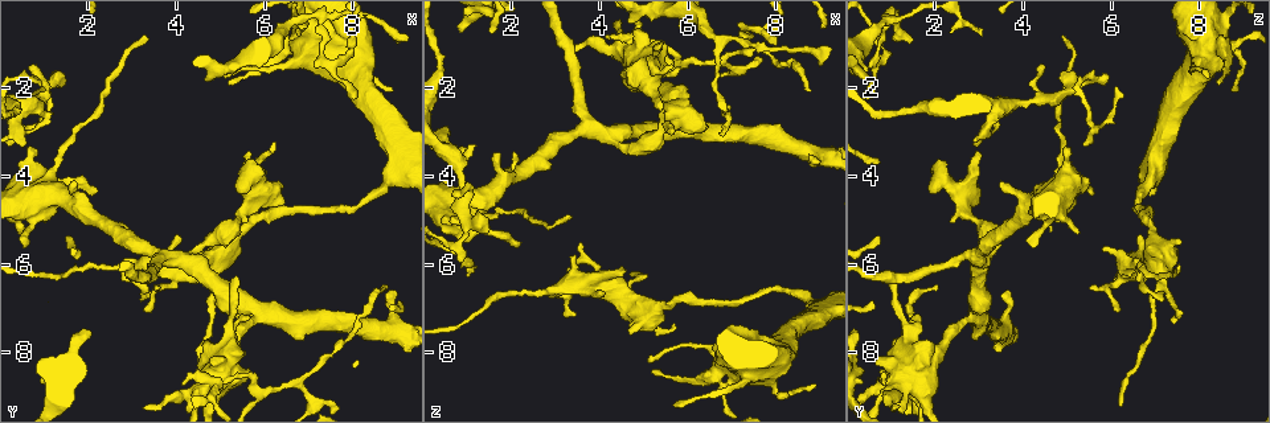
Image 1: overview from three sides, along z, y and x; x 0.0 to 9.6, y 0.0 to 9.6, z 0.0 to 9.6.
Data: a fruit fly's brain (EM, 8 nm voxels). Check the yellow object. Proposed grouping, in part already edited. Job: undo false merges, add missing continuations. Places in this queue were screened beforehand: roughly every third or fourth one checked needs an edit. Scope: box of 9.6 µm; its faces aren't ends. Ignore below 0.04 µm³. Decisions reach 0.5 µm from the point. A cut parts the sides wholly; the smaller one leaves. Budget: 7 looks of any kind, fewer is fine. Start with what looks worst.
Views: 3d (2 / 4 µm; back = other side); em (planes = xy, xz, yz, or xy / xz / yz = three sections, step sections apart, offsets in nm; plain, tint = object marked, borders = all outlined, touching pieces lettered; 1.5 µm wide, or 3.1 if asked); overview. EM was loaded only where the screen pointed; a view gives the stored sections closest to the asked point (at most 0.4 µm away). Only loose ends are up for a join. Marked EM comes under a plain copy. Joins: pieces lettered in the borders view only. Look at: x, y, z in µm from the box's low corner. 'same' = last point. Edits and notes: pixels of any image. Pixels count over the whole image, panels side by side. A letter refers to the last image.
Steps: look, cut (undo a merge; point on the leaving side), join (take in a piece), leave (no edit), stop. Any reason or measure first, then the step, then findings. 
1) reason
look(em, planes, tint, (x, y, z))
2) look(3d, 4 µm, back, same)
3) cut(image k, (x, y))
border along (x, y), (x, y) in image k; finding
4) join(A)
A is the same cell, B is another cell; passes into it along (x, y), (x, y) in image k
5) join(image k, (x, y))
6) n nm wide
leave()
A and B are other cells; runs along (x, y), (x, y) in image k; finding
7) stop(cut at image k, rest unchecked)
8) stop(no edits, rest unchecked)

branch stops here
look(3d, 4 µm, (5.60, 3.50, 2.95))

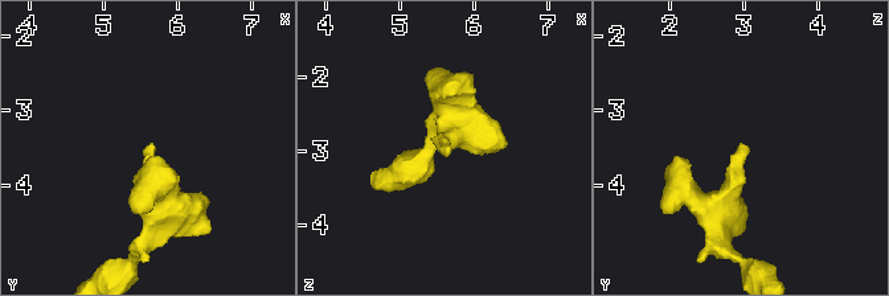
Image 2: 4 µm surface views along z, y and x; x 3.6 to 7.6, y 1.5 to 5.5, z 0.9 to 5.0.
now the EM
look(em, planes, borders, (5.65, 3.45, 3.00))

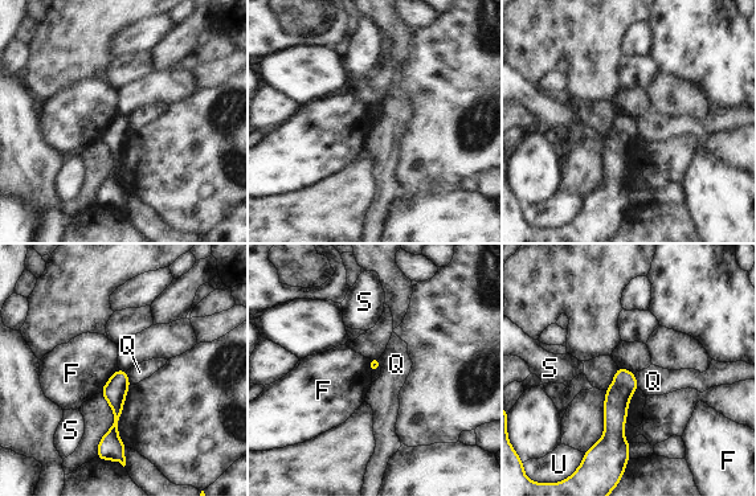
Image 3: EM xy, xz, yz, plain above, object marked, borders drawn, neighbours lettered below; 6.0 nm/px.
leave()
F, Q, S and U are other cells; border along (118, 368), (99, 392) in image 3; none of them fits

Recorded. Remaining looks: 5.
free end
look(3d, 4 µm, (3.90, 5.30, 6.70))

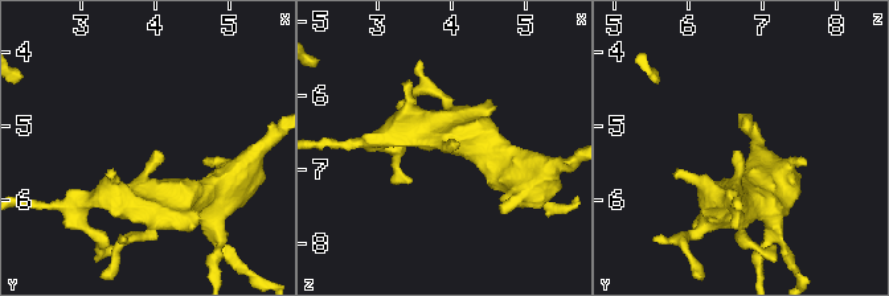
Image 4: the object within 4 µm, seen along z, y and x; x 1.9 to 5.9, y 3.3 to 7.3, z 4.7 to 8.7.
need the tissue
look(em, xy, step 4, borders, (4.00, 5.35, 6.75))

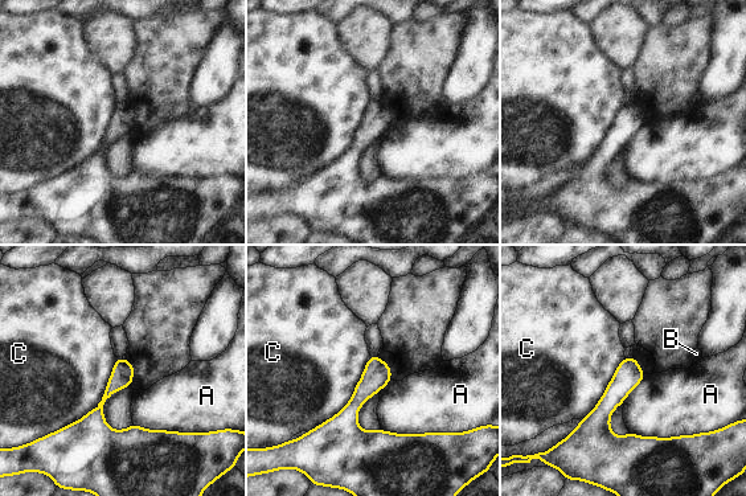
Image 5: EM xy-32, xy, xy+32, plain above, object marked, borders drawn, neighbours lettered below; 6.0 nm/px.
look(em, planes, borders, same)

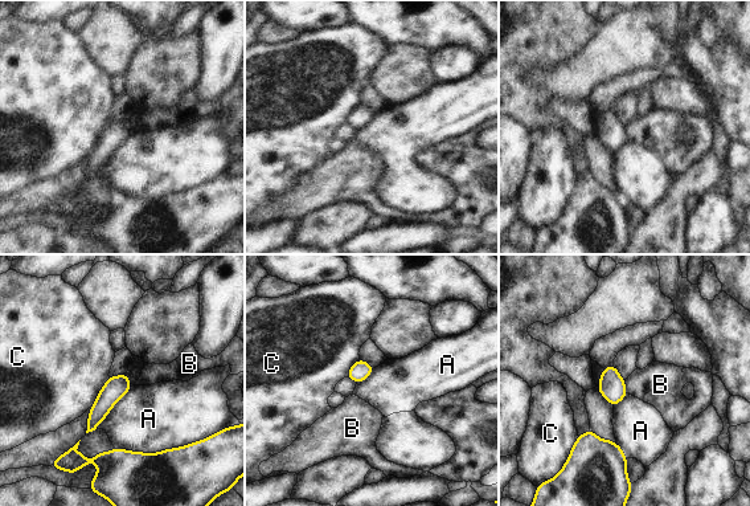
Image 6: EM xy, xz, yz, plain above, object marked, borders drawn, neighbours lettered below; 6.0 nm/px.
leave()
A, B and C are other cells; runs along (124, 376), (105, 400), (90, 427) in image 6; no lettered piece goes on from it

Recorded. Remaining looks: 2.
free end
look(em, planes, tint, (5.35, 6.25, 1.00))

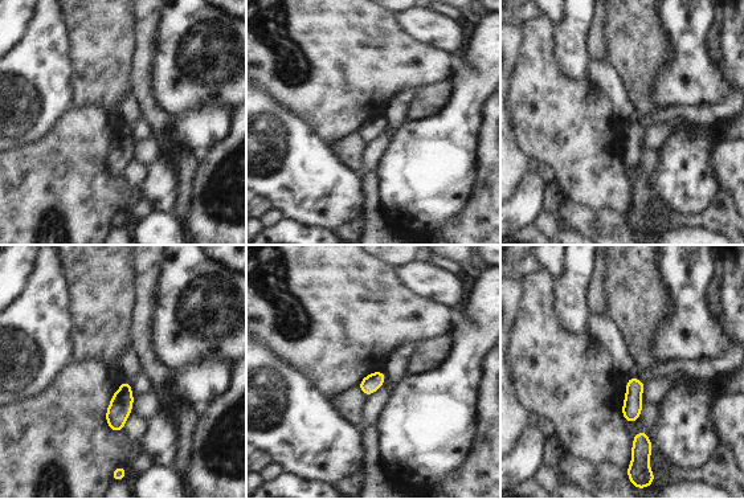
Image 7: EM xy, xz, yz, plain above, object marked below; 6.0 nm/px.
see the neighbours
look(em, planes, borders, same)

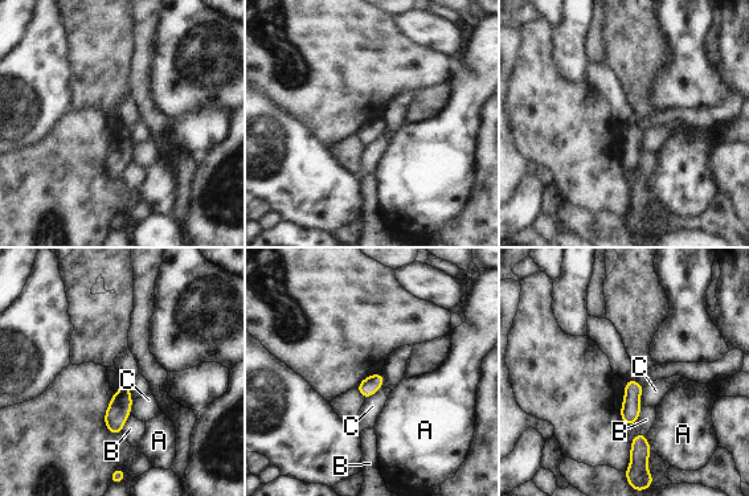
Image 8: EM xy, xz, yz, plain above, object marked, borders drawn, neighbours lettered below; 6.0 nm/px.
leave()
A, B and C are other cells; no lettered piece goes on from it

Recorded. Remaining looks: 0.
stop(no edits, rest unchecked)

